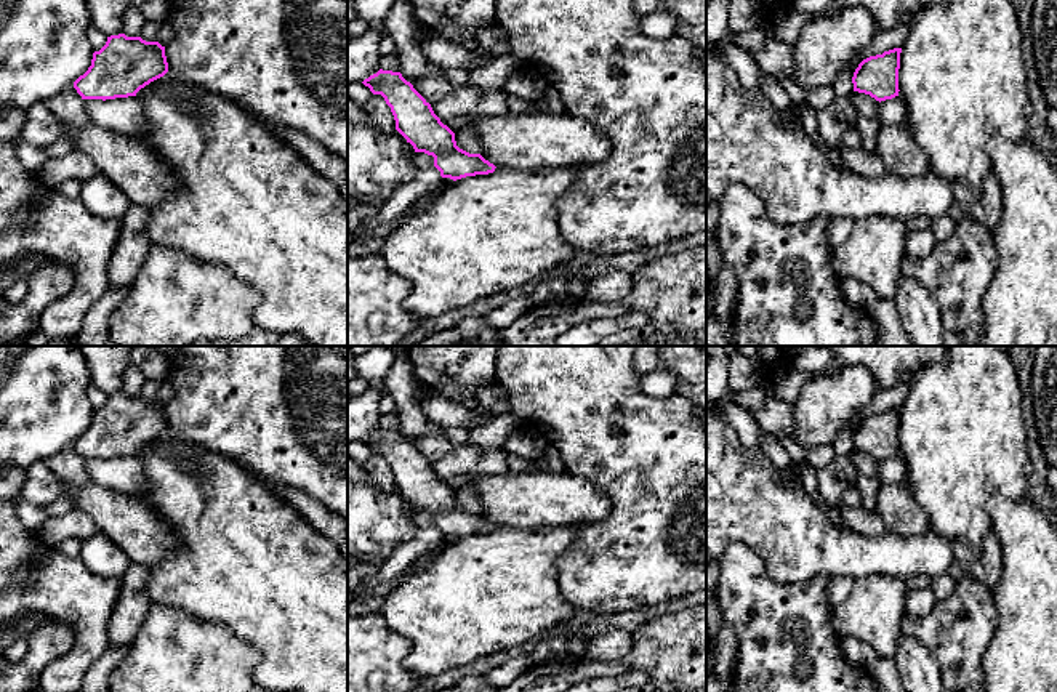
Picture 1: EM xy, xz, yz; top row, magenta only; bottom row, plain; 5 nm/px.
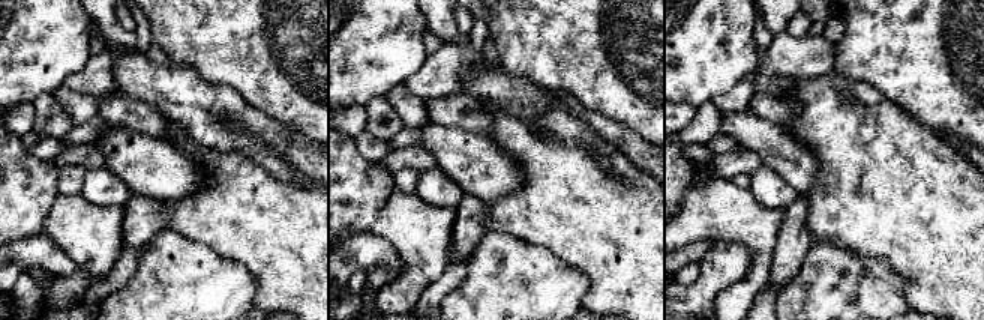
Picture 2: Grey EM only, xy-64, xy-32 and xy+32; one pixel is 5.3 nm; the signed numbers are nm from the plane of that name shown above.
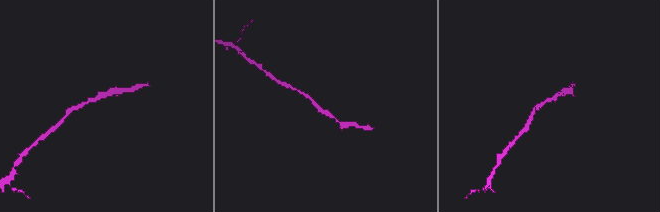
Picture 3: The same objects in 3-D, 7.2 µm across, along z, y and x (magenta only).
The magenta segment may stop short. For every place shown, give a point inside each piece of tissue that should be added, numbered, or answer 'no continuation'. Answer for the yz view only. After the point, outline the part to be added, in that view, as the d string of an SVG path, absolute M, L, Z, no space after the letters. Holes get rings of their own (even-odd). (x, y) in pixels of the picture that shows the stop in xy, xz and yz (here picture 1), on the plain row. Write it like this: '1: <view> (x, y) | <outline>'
no continuation

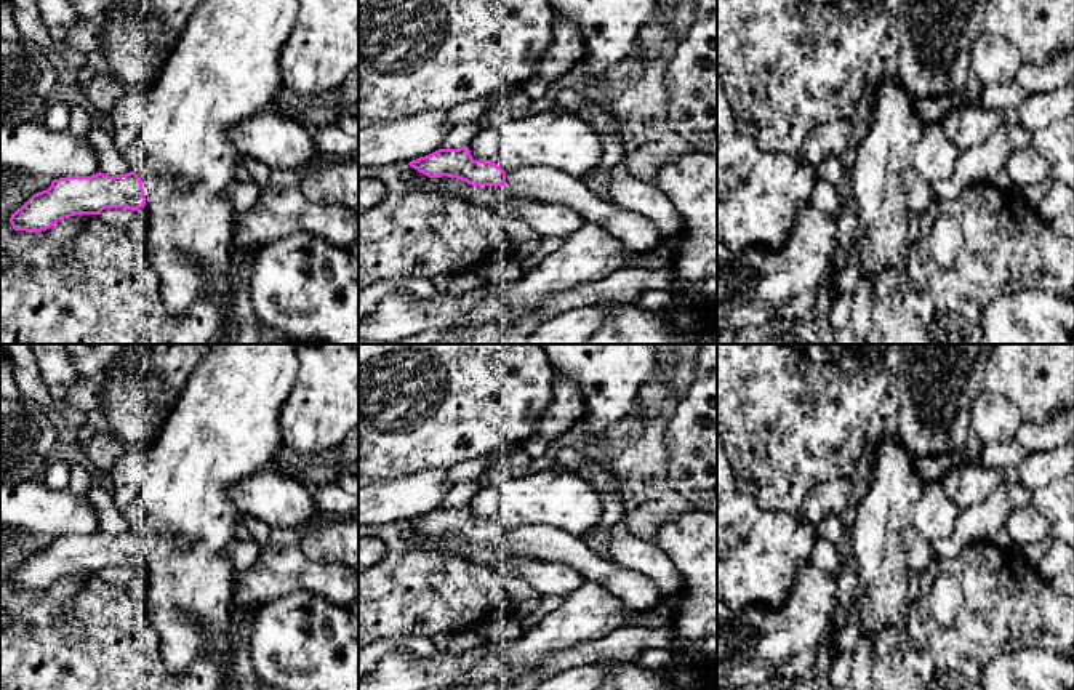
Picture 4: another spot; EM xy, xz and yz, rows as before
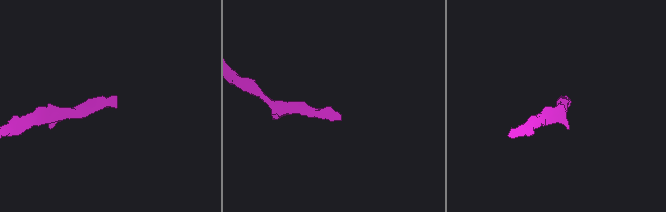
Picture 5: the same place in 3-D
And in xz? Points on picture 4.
1: xz (636, 591) | M549 525L519 527L506 530L506 546L525 557L571 567L587 581L607 588L635 612L647 612L663 600L651 578L615 565L608 557L599 556L579 536L568 532Z

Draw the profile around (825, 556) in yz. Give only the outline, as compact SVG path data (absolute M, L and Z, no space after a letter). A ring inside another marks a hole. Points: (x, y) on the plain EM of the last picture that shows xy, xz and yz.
M815 536L808 564L815 565L824 573L836 573L840 562L840 554L834 543L824 540L823 536Z

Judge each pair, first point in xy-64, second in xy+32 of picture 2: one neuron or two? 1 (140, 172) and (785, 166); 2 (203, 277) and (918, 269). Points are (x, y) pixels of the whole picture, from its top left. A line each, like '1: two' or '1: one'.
1: one
2: two

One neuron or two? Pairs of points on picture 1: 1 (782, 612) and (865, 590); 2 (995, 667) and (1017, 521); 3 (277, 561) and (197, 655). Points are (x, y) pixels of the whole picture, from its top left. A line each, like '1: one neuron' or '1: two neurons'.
1: two neurons
2: one neuron
3: two neurons

